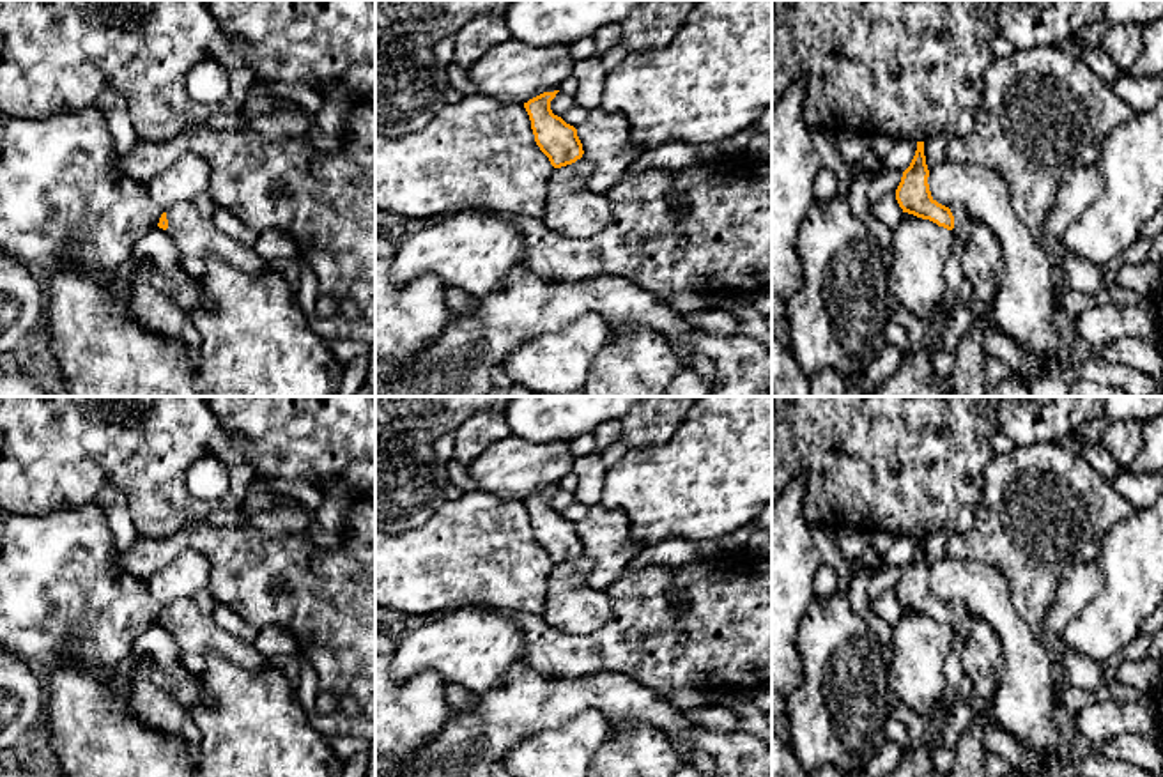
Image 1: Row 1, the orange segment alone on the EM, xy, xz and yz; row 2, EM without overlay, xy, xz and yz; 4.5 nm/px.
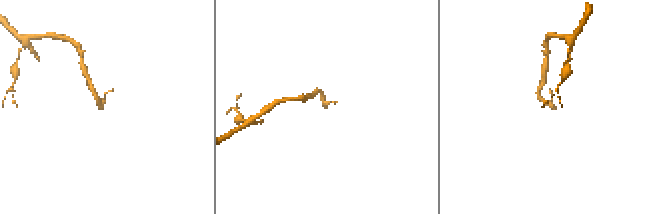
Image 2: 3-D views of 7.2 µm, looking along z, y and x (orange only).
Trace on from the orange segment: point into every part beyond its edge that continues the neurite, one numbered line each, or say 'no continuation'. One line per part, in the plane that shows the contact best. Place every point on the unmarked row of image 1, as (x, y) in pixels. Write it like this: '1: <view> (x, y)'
1: yz (962, 616)

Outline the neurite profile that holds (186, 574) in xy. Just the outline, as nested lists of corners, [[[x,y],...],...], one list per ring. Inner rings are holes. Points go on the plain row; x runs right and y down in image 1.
[[[186,549],[168,565],[147,579],[152,600],[163,609],[175,600],[191,600],[196,593],[209,588],[211,563],[195,549]]]

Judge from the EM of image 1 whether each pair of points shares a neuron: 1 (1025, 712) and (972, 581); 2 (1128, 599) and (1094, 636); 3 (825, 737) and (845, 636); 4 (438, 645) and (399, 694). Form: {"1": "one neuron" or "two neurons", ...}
{"1": "one neuron", "2": "one neuron", "3": "one neuron", "4": "two neurons"}

